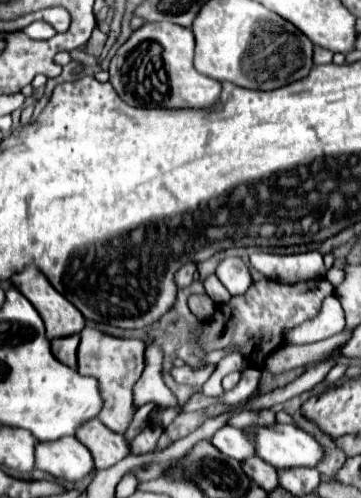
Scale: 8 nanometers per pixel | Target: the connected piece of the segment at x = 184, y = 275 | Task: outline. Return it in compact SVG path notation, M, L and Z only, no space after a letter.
M188 263L188 265L184 265L184 267L178 271L176 285L178 285L178 287L188 287L188 285L192 283L194 271L196 271L196 265L194 265L194 263Z

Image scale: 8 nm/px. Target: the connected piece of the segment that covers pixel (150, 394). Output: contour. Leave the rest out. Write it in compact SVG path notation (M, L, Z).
M156 345L146 347L146 369L138 379L138 383L134 385L134 409L146 403L156 403L164 407L178 405L176 397L162 381L160 363L162 363L162 351Z

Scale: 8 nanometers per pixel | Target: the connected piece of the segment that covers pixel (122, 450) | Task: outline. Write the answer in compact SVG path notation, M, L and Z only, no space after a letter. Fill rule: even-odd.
M96 417L90 423L82 423L82 427L78 427L76 439L92 453L96 469L108 469L130 453L124 437L110 431Z

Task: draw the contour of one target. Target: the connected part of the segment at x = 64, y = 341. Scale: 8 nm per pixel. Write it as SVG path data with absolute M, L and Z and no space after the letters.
M70 335L70 337L62 337L62 339L54 339L52 341L52 353L58 357L58 361L62 361L68 367L76 367L76 349L80 343L80 335Z

